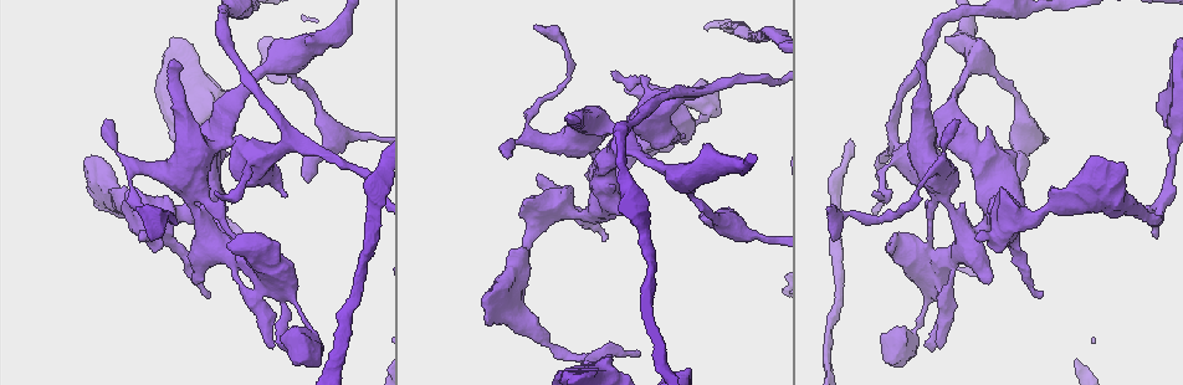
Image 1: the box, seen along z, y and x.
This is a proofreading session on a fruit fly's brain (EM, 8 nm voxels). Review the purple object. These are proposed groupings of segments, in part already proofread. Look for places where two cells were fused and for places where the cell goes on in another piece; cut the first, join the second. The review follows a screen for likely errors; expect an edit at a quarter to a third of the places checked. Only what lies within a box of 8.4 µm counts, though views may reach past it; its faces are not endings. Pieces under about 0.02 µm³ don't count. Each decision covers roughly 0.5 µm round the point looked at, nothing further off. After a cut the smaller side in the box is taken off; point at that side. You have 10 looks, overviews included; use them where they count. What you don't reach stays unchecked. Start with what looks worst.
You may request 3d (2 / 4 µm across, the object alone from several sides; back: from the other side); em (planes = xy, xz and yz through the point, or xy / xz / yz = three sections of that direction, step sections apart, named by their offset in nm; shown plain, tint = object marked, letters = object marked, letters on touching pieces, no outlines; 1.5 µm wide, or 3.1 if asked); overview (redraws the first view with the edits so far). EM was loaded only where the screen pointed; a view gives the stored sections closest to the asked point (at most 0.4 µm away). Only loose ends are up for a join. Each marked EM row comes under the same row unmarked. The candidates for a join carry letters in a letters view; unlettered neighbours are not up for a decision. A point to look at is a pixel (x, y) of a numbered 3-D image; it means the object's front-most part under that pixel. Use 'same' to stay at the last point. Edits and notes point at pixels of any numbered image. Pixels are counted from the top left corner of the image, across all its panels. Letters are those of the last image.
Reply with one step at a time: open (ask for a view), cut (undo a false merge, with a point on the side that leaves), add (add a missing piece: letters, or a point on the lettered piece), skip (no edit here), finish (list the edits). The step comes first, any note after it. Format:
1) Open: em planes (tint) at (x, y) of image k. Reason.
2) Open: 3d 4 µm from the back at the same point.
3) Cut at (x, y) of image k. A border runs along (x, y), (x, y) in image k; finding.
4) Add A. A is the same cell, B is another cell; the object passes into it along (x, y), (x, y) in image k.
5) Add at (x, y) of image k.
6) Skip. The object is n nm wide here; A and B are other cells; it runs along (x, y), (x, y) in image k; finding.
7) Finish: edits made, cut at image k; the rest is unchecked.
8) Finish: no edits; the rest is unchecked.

Open: em yz step 4 (letters) at (568, 118) of image 1. Branch stops here.

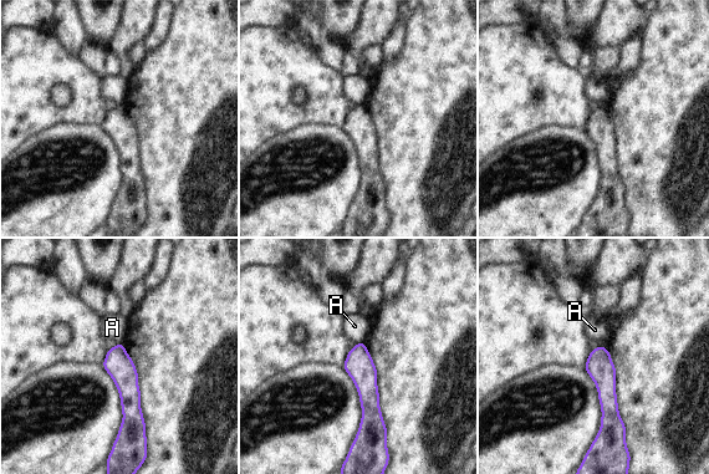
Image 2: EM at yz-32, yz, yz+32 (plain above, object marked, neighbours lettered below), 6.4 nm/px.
Open: em planes (letters) at the same point.

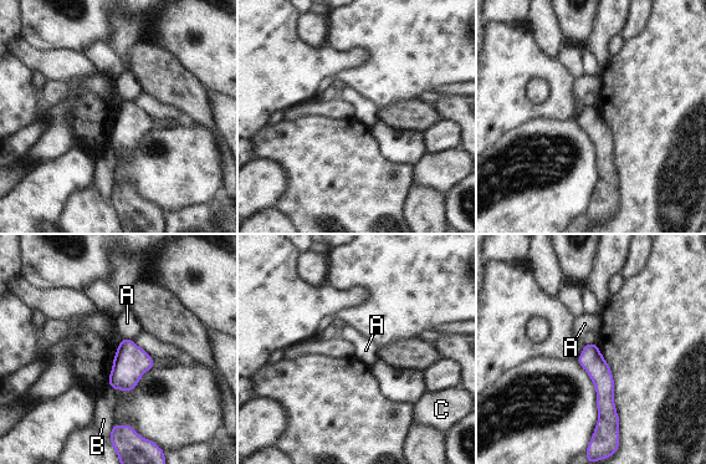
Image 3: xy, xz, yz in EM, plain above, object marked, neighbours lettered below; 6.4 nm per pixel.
Skip. The longest contact is with B, 110 nm; A, B and C are other cells; a border runs along (584, 345), (578, 357) in image 3; no lettered piece goes on from it.

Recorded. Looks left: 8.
Open: 3d 2 µm at (681, 134) of image 1.

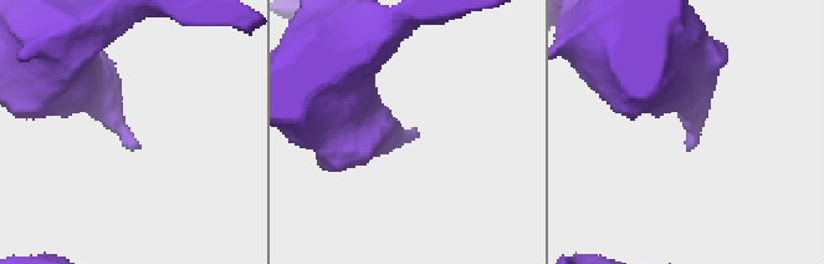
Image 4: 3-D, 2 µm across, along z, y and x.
Open: em planes (tint) at (137, 145) of image 4.

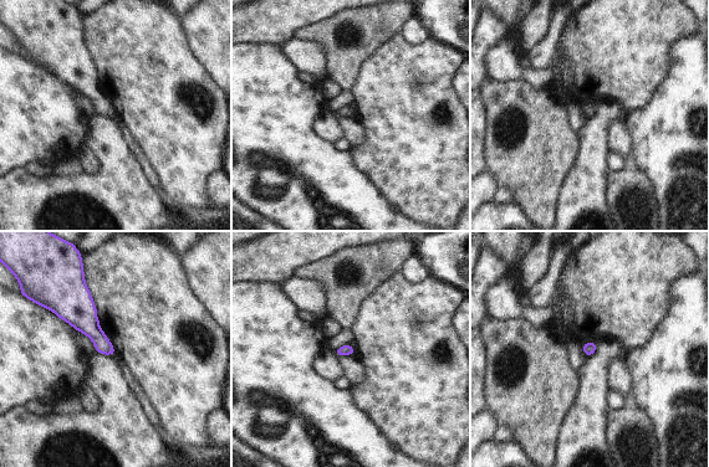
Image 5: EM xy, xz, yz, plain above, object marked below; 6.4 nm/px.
Open: em planes (letters) at the same point. What lies round it.

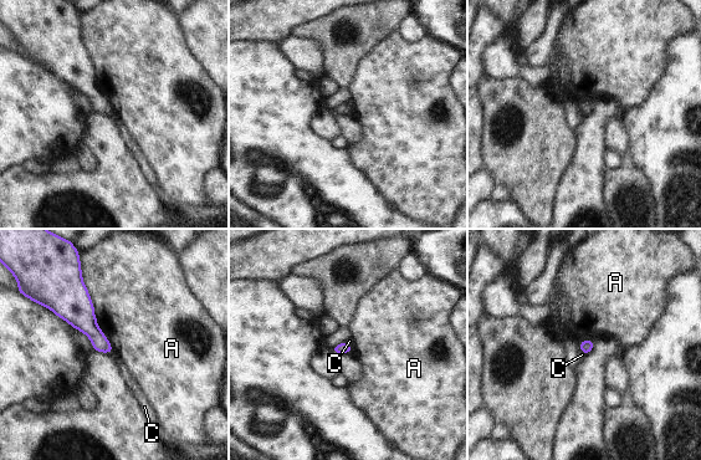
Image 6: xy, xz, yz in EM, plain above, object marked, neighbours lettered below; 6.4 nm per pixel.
Skip. A and C are other cells; a border runs along (80, 267), (96, 323), (113, 351) in image 6; none of them fits.

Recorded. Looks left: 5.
Open: 3d 2 µm from the back at (226, 140) of image 1. Four-way junction.

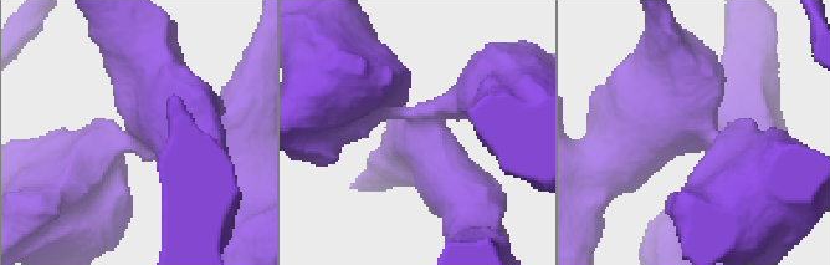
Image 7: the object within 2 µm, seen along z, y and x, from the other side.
Open: em xz step 4 (letters) at (145, 137) of image 7. 4 arms meet here.

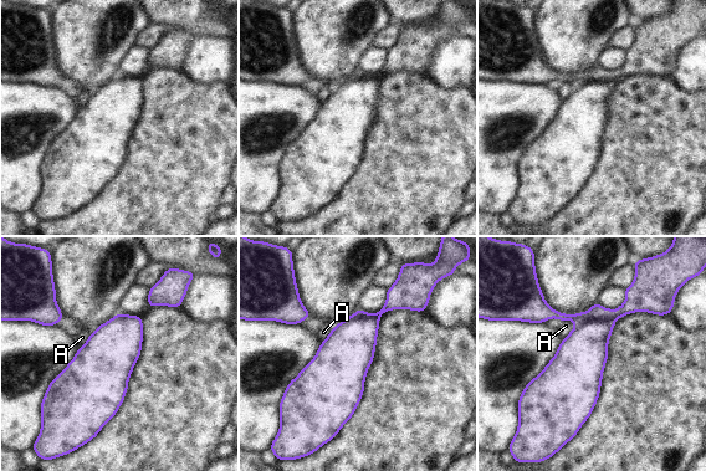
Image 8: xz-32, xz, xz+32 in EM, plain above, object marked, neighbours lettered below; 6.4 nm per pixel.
Cut at (632, 305) of image 8. A is another cell; a border runs along (615, 320), (588, 318), (577, 323) in image 8; two cells meet here.

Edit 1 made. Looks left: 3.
Finish: edits made, cut at image 8; the rest is unchecked.

